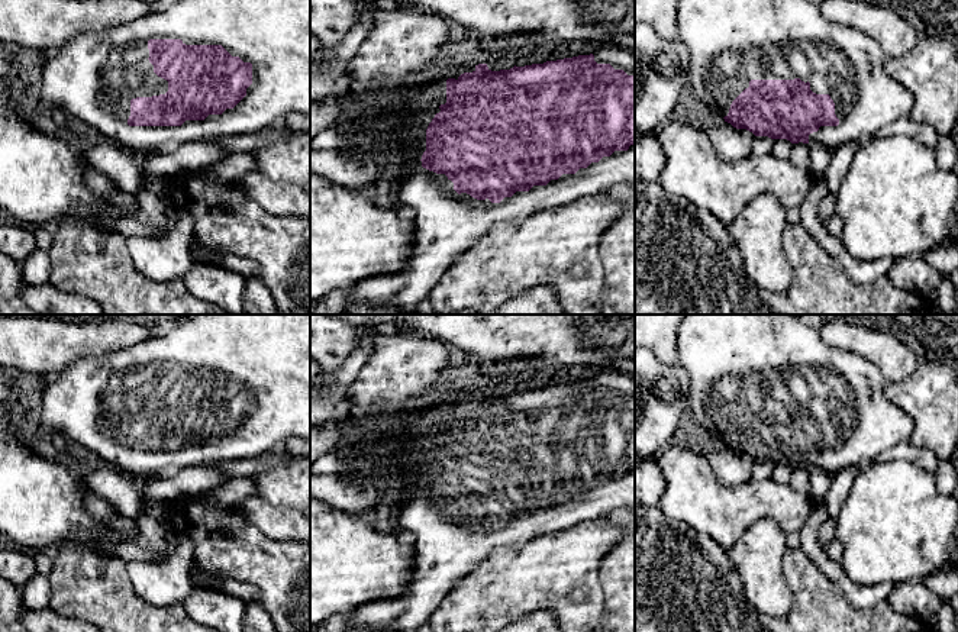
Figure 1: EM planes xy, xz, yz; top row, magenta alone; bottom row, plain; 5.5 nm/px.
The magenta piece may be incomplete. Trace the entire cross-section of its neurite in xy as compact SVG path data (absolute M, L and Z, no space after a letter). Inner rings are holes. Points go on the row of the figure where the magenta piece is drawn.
M177 0L162 12L100 32L80 33L49 52L42 70L42 101L71 113L107 141L135 151L167 151L186 142L217 141L232 135L261 133L286 126L288 113L310 115L310 0Z

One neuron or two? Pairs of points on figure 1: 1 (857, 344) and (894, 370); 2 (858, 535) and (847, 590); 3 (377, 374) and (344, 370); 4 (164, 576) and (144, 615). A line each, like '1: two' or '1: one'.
1: one
2: two
3: two
4: two

